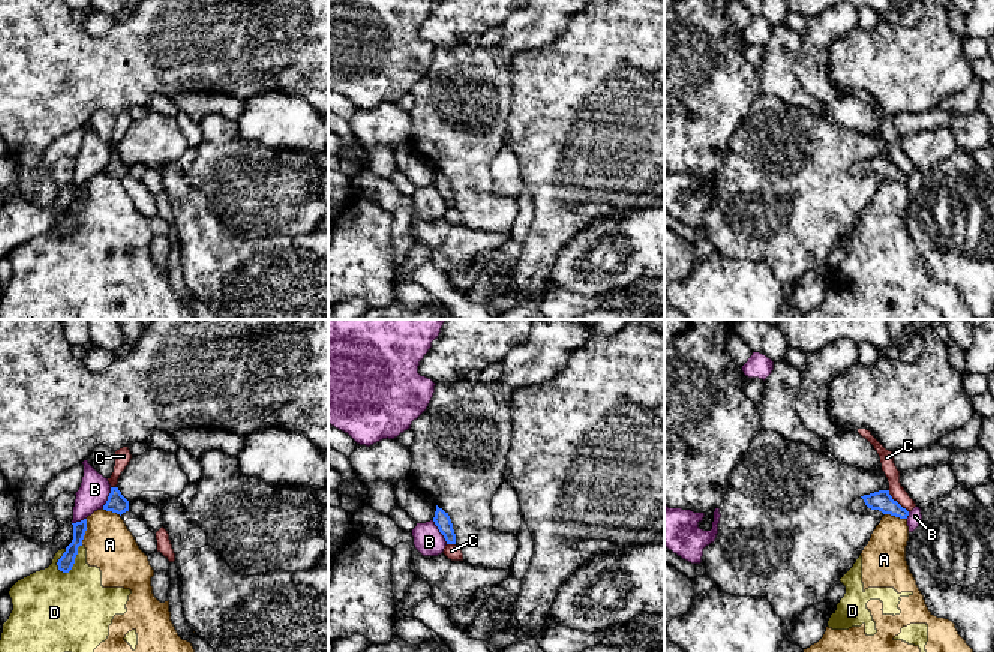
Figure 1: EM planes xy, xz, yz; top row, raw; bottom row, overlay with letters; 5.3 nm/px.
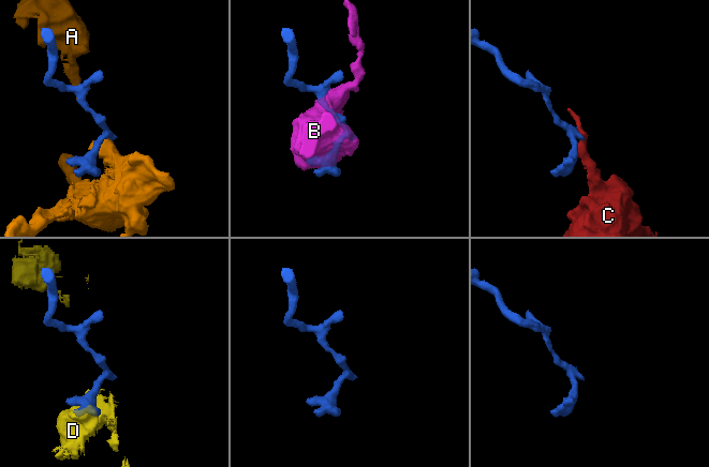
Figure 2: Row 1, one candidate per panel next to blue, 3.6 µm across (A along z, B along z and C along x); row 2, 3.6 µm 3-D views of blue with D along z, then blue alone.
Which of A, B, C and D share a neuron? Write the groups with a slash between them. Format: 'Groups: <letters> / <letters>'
Groups: A D / B / C

